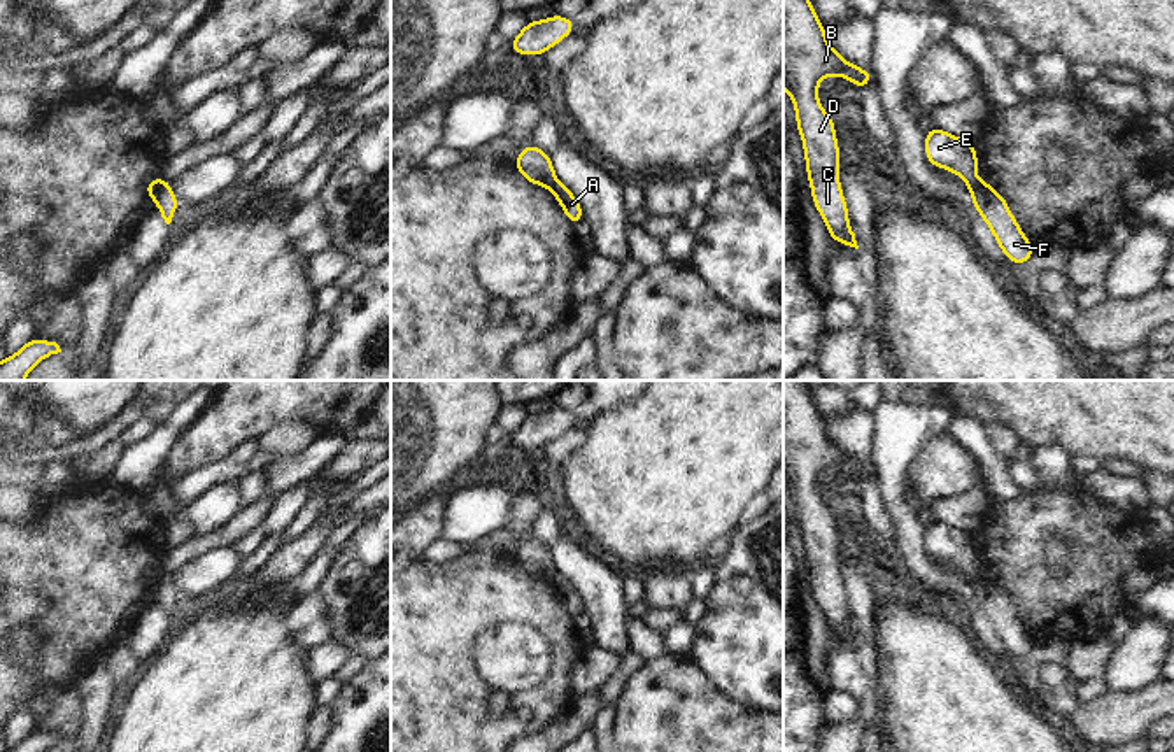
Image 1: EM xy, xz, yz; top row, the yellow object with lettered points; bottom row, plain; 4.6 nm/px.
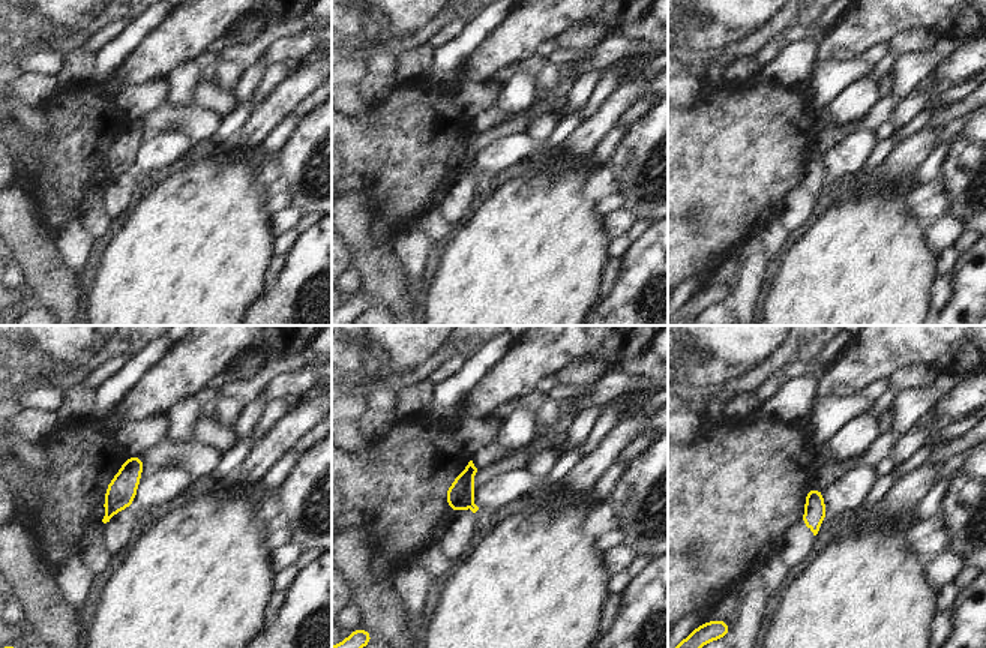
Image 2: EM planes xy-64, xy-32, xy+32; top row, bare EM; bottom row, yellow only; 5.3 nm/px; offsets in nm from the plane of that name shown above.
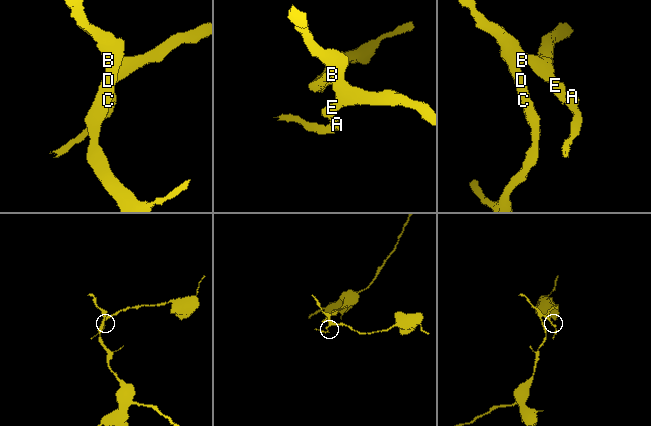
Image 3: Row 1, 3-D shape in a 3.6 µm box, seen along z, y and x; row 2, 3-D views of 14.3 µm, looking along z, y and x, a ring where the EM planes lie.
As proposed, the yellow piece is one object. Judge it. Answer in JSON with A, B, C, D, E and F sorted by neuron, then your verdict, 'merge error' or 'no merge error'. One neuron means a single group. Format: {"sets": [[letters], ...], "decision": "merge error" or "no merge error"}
{"sets": [["A", "F"], ["B", "C", "D", "E"]], "decision": "merge error"}

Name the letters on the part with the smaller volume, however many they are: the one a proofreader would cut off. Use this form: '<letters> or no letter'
A, F

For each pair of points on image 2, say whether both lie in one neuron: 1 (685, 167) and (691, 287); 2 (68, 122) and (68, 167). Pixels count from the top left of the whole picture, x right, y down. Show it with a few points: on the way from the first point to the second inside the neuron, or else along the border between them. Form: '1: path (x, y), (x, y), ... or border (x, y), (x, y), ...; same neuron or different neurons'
1: border (698, 279), (686, 279), (683, 282); different neurons
2: path (68, 132), (68, 156); same neuron

